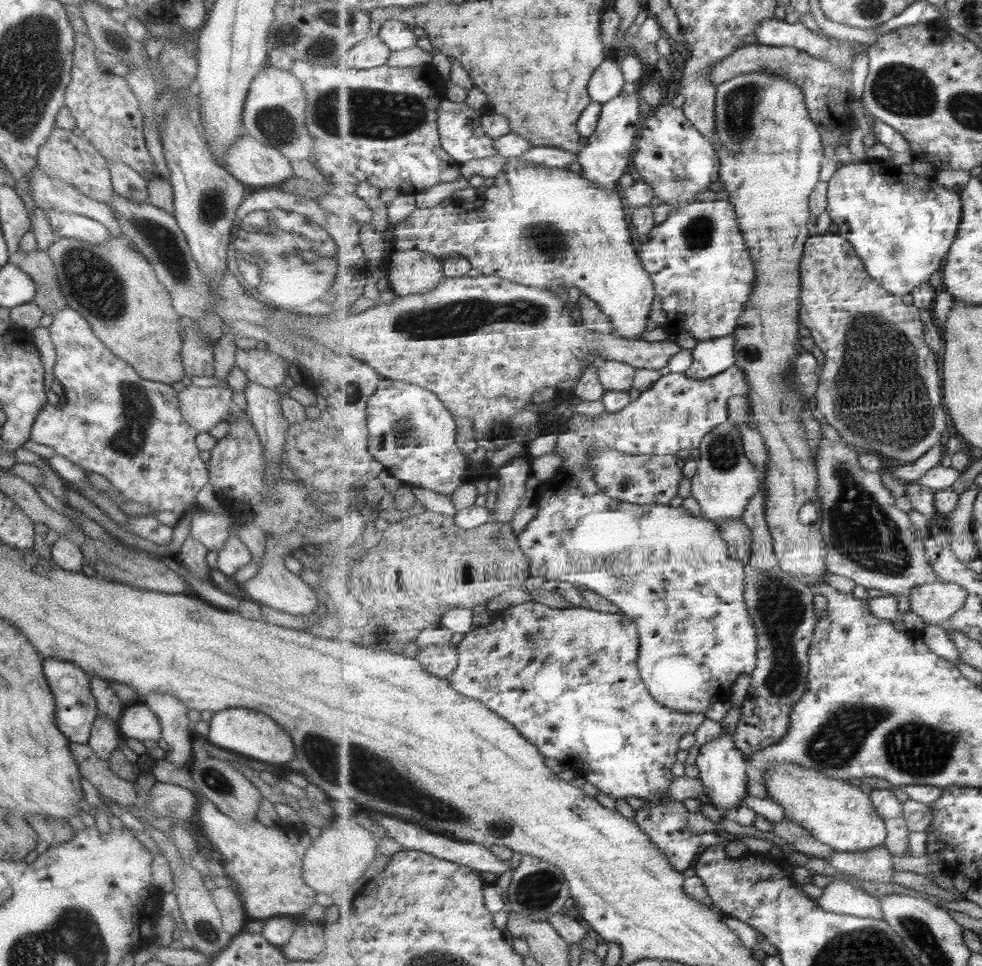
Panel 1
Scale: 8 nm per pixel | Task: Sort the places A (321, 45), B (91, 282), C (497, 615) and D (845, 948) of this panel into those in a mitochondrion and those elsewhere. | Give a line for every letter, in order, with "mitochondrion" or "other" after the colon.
A: mitochondrion
B: mitochondrion
C: other
D: mitochondrion

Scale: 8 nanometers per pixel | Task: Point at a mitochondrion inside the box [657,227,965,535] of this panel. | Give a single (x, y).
(869, 377)

